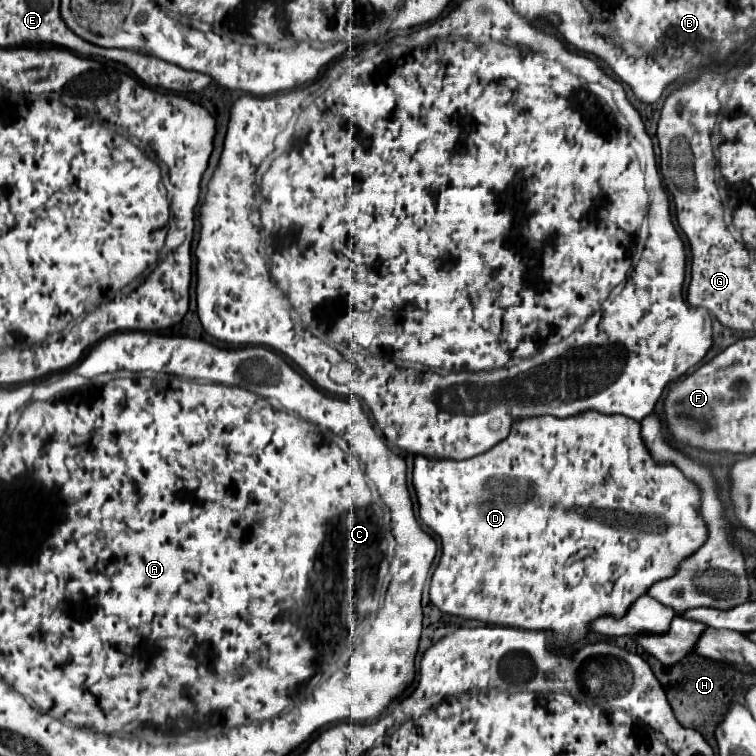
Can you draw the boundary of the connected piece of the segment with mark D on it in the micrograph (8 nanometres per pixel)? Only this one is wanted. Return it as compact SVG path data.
M581 412L579 416L569 416L569 418L555 418L555 416L533 416L533 418L521 418L521 420L515 420L513 422L513 428L509 432L509 436L505 440L501 440L501 444L495 444L489 452L481 454L481 456L473 456L469 460L429 460L427 456L417 456L415 458L415 468L413 468L413 486L415 486L415 494L417 494L417 502L419 502L419 516L421 520L425 522L425 526L429 526L439 538L441 538L441 558L439 558L439 564L431 576L431 588L429 588L429 598L431 602L445 614L451 614L451 616L461 616L461 618L473 618L473 620L483 620L487 624L497 624L497 626L511 626L511 628L519 628L519 630L535 630L535 632L541 632L541 630L549 630L553 632L553 638L551 638L551 644L555 648L565 648L565 646L573 646L575 642L583 640L589 632L591 632L591 622L601 618L601 616L611 616L611 618L621 618L625 616L625 612L631 608L633 600L637 600L637 596L643 596L647 594L647 590L657 584L659 580L665 580L669 576L673 576L677 572L677 568L681 566L681 562L685 558L691 556L691 552L697 552L697 548L701 548L701 542L705 544L707 540L707 524L703 522L703 516L701 516L701 492L697 488L697 484L693 480L687 480L687 476L673 464L661 464L661 462L655 462L653 456L649 454L647 446L643 444L643 438L641 438L641 424L631 420L631 418L625 418L625 416L605 416L605 414L599 414L599 412Z

